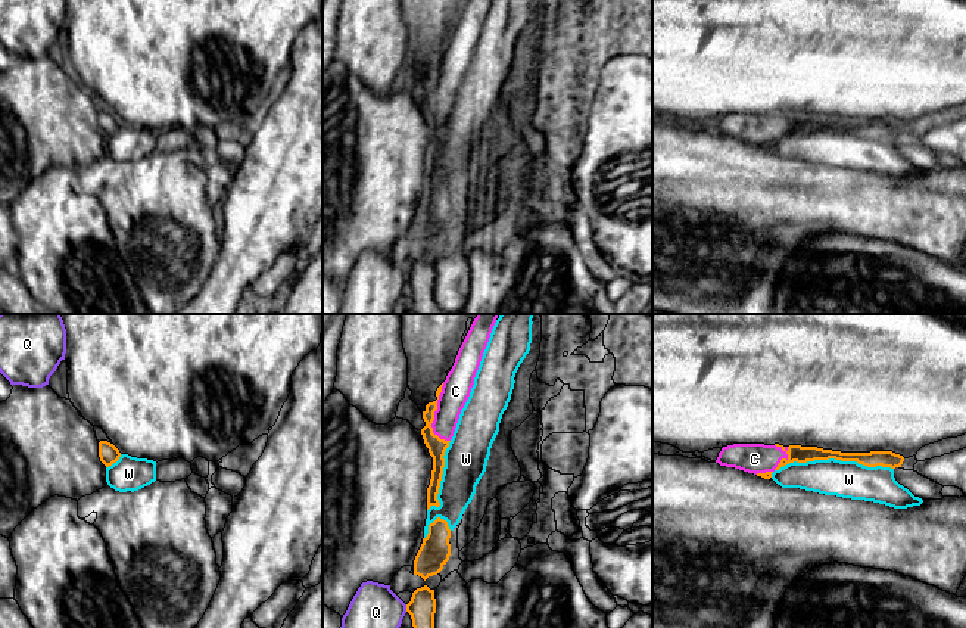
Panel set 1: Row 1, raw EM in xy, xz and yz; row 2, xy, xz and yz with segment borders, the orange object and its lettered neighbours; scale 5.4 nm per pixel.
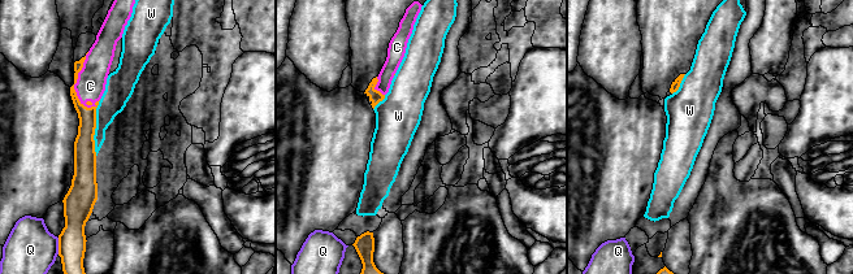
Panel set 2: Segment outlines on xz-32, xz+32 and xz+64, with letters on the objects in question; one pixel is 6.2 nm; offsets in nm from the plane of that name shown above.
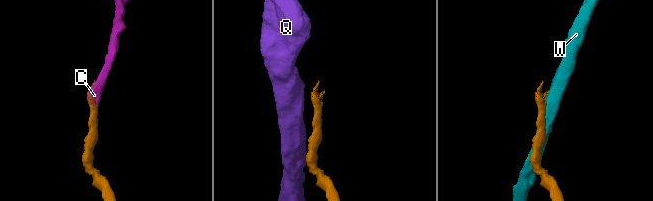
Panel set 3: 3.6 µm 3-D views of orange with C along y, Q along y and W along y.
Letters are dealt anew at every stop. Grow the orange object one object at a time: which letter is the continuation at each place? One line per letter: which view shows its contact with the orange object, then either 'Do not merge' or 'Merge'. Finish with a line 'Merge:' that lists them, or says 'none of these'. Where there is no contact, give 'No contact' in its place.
C: Touches orange in xz. Merge
Q: Touches orange in xz. Do not merge
W: Touches orange in yz. Do not merge
Merge: C

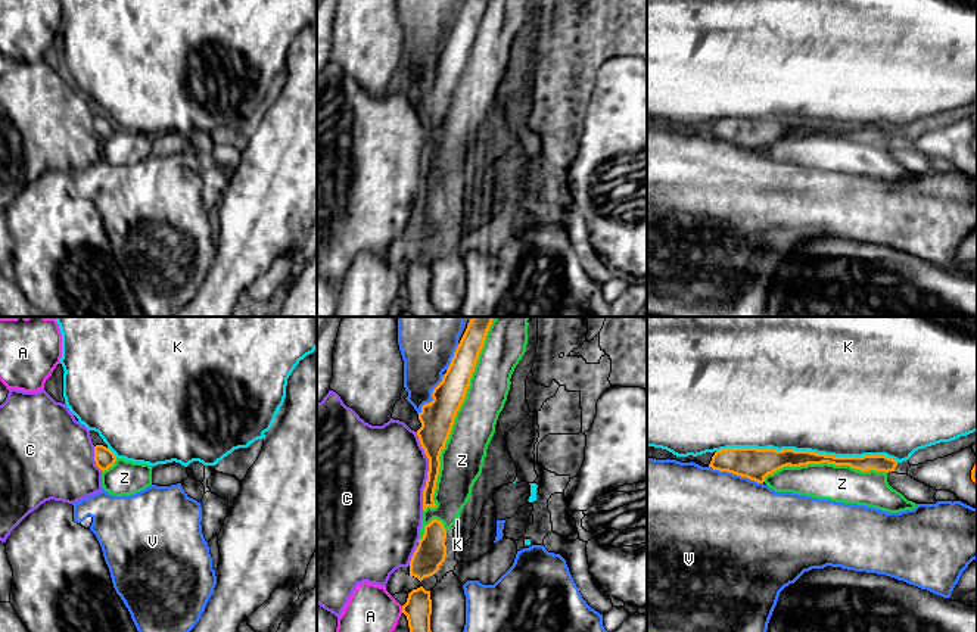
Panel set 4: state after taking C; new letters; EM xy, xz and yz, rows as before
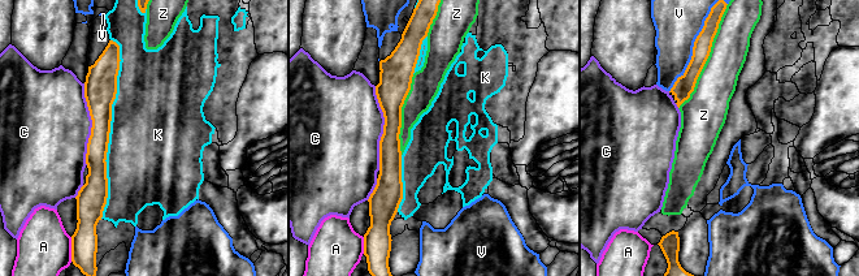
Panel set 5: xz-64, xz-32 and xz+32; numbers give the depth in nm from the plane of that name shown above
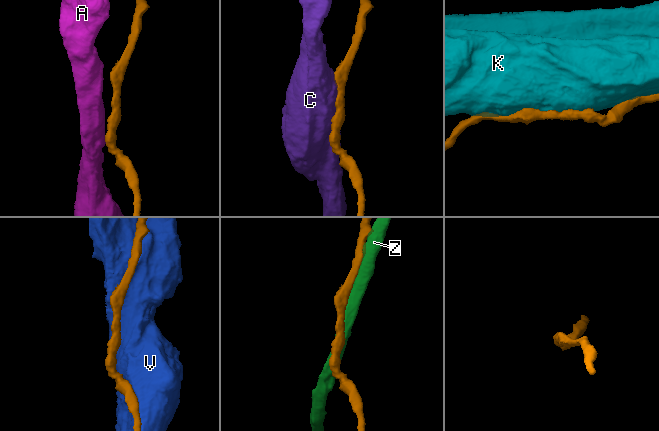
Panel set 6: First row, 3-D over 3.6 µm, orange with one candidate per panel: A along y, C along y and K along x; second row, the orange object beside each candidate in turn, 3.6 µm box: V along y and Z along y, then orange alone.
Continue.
A: Touches orange in xz. Do not merge
C: Touches orange in xz. Do not merge
K: Touches orange in yz. Do not merge
V: Touches orange in yz. Do not merge
Z: Touches orange in xz. Do not merge
Merge: none of these

